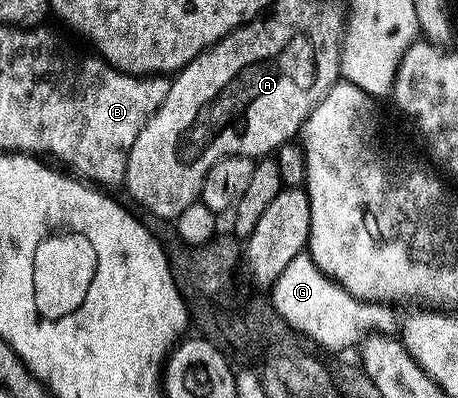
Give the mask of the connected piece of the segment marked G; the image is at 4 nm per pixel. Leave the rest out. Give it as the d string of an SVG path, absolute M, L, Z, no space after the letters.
M308 253L291 260L269 290L269 300L288 329L329 350L343 350L360 343L369 333L394 335L399 316L380 301L359 301L315 266Z

